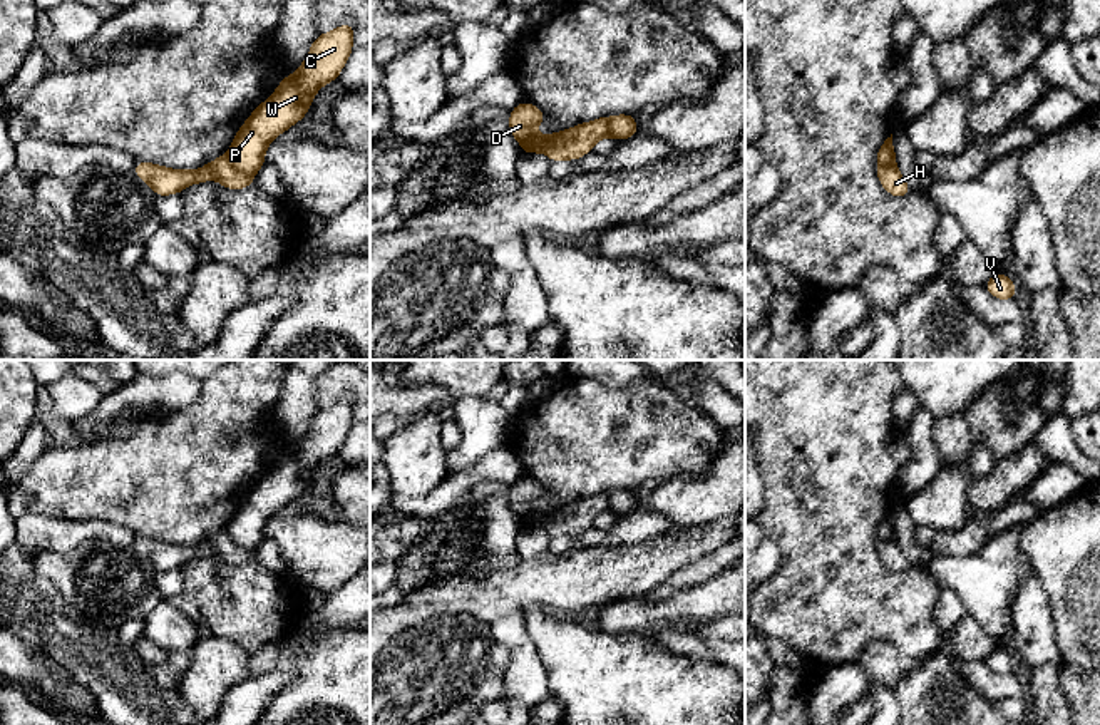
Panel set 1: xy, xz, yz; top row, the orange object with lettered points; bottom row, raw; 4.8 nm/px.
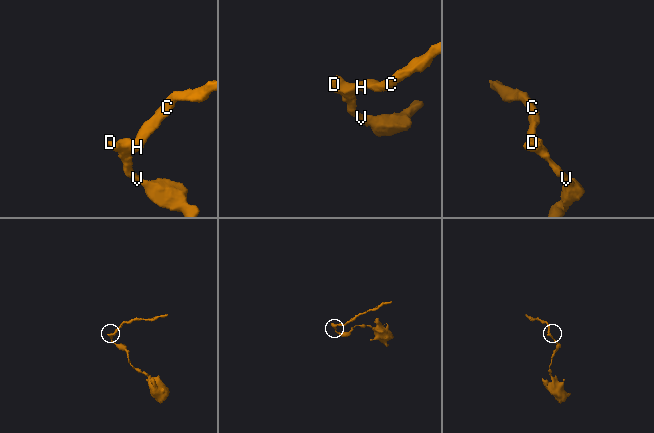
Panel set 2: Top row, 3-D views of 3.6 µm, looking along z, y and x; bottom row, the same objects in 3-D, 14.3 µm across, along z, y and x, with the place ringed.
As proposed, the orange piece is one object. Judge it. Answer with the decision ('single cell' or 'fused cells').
single cell

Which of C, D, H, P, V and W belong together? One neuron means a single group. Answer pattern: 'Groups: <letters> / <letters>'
Groups: C D H P V W

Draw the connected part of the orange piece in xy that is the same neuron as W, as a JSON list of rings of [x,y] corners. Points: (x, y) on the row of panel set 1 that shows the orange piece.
[[[347,23],[318,35],[296,72],[283,77],[278,89],[238,129],[226,156],[196,171],[169,169],[151,162],[136,162],[132,171],[157,196],[179,194],[191,184],[211,179],[228,189],[248,188],[265,164],[265,152],[271,141],[301,121],[315,94],[338,79],[353,50],[353,28],[355,25]]]

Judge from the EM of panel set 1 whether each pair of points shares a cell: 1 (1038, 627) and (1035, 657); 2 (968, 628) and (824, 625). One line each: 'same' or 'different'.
1: same
2: different

